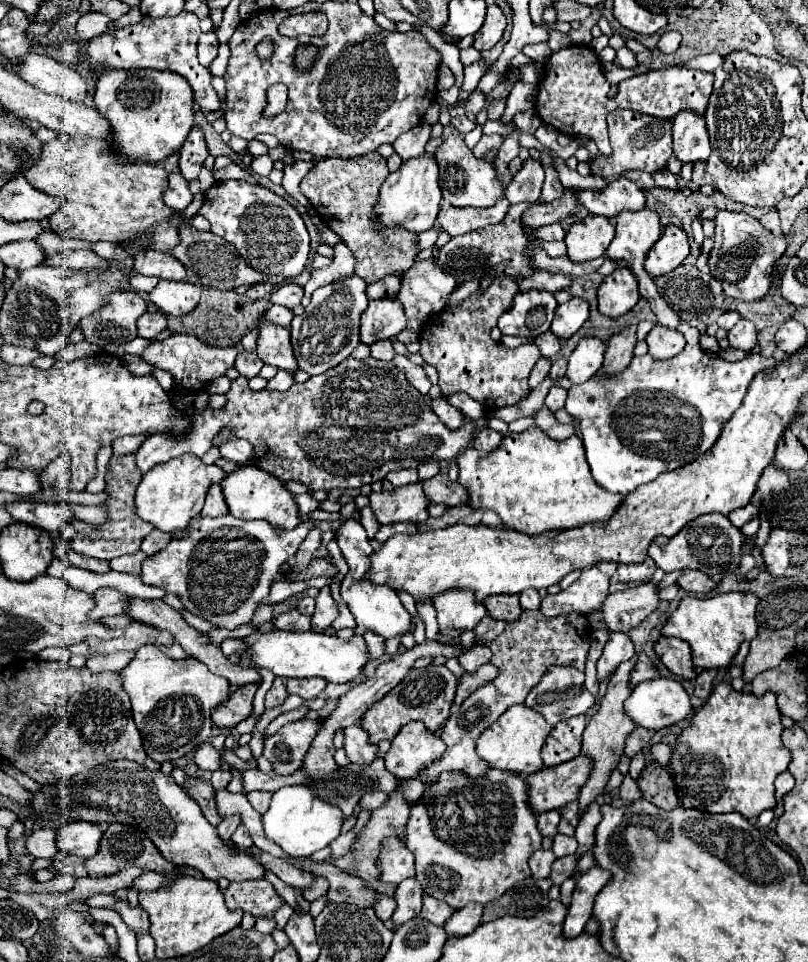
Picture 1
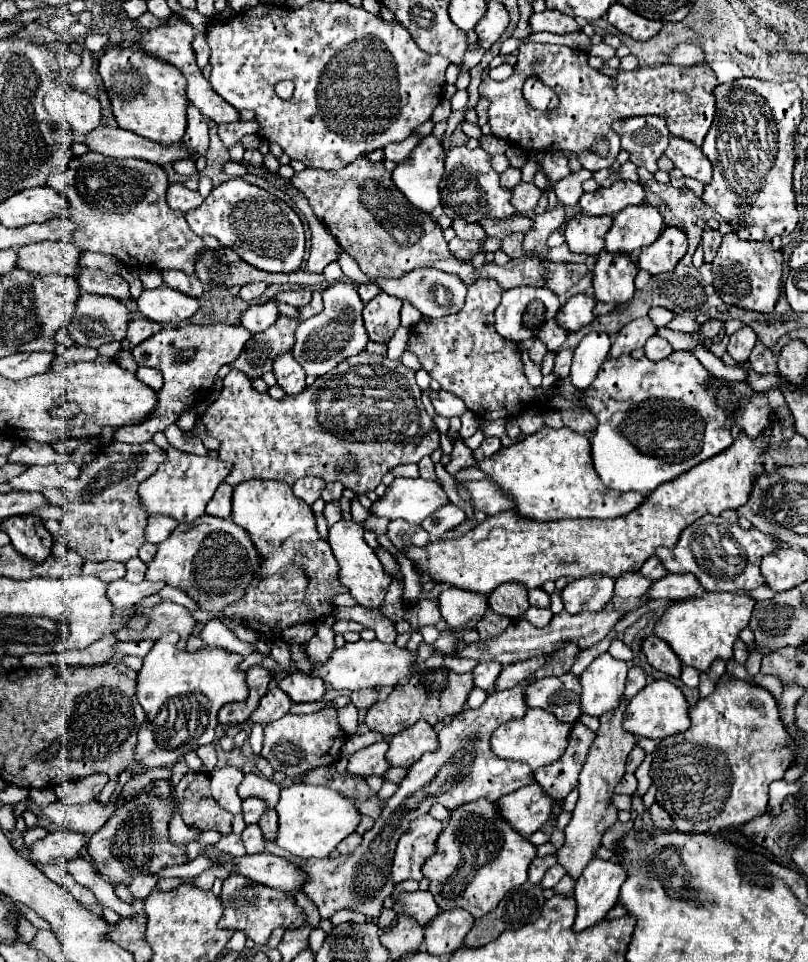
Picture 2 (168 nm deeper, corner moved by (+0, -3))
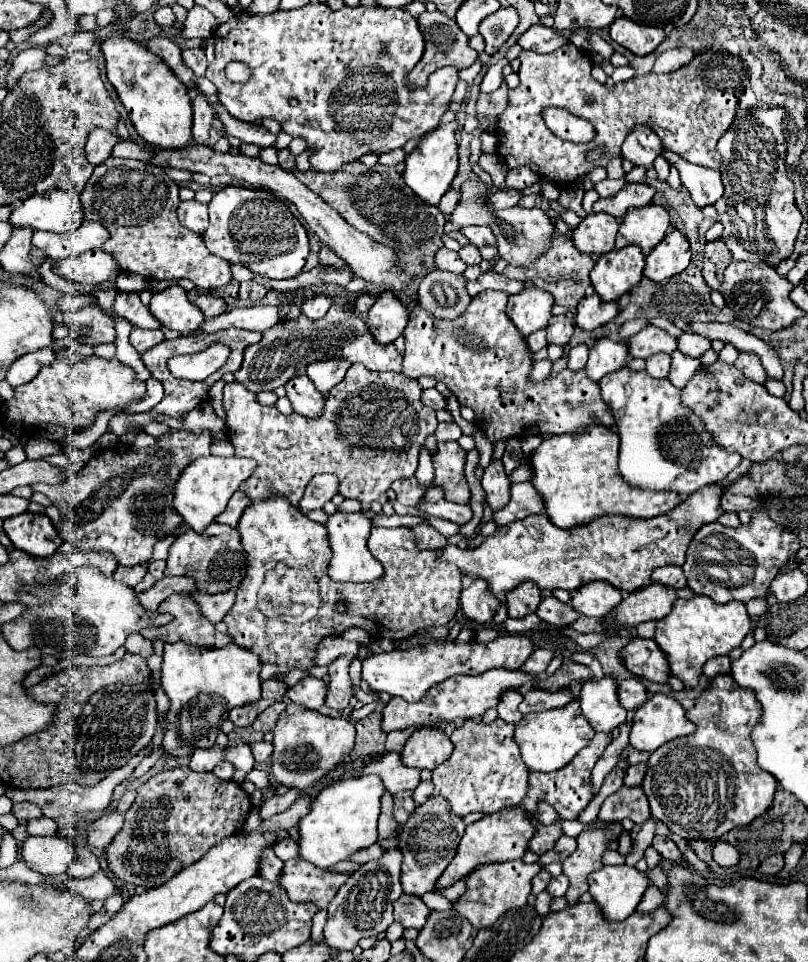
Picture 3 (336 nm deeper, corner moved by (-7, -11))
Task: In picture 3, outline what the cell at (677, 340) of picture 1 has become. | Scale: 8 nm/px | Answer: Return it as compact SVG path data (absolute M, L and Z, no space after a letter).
M656 353L652 357L646 359L646 367L644 367L650 377L656 377L656 379L664 379L668 375L668 369L670 369L670 355L666 353Z

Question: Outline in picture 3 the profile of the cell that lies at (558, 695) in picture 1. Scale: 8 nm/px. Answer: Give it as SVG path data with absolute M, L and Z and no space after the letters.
M530 689L524 693L524 699L520 703L520 711L526 713L534 713L534 711L546 711L546 709L556 709L556 707L564 707L564 703L572 701L572 693L570 689L564 691L540 691L540 689Z

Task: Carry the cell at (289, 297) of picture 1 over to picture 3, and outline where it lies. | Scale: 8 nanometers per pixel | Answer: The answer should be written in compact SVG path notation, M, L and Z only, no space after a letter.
M318 295L314 299L308 299L304 305L302 305L302 313L308 317L308 319L320 319L326 315L326 311L330 309L332 305L332 299L326 297L326 295Z

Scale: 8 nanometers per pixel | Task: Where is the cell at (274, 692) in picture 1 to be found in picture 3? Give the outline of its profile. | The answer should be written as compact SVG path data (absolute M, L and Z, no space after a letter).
M280 701L280 703L274 703L274 705L270 705L268 709L264 709L260 715L258 715L258 719L254 721L254 731L262 731L262 733L266 733L266 731L270 731L274 725L276 725L276 721L278 721L278 717L280 717L280 713L286 709L286 703L284 701Z

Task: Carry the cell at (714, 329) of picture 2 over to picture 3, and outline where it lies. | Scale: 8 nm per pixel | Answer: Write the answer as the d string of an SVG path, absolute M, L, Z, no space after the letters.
M682 333L678 337L678 349L688 357L700 357L710 349L710 341L706 337L692 337L690 333Z

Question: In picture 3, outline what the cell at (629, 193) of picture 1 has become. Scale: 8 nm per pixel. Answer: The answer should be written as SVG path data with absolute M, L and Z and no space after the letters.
M626 183L614 197L606 197L606 199L598 199L594 203L594 213L608 213L614 217L624 217L624 213L630 207L644 207L652 201L654 197L654 187L646 185L646 183Z

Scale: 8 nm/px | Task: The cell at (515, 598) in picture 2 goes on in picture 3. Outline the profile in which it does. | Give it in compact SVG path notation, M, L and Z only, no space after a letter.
M532 581L520 583L516 589L512 589L508 595L508 615L510 617L524 617L528 613L534 613L540 603L540 589L532 585Z

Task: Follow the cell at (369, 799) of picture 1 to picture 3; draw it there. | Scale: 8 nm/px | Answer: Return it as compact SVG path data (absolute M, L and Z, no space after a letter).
M386 791L381 799L381 814L378 819L379 839L396 837L399 834L399 825L392 817L392 795Z

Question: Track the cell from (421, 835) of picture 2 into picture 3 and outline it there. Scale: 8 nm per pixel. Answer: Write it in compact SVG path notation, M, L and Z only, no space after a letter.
M440 795L430 797L424 805L418 805L418 809L414 809L414 813L408 817L408 821L404 823L398 835L400 851L404 855L402 877L400 877L404 893L422 897L424 893L434 889L434 883L438 881L442 871L448 867L448 863L456 855L458 843L464 835L464 827L466 825L462 817L454 815L450 809L450 803Z

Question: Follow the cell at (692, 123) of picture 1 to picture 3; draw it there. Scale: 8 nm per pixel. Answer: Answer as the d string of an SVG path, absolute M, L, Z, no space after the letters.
M666 149L662 151L661 155L680 171L682 185L690 191L692 201L698 207L714 205L720 199L720 195L724 193L724 185L720 181L718 169L706 169L700 165L692 165L688 161L684 161L682 157L676 157L676 153L666 151Z

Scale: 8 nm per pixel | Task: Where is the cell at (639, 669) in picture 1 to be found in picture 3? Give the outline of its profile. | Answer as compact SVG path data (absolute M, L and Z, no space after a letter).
M629 678L618 683L618 697L624 709L638 709L646 701L646 689L638 678Z

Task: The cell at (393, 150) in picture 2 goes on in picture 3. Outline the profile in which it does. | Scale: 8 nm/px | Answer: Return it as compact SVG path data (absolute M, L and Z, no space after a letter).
M396 149L396 151L390 151L390 153L384 153L378 157L378 163L380 165L396 165L396 163L402 163L406 159L406 153L402 149Z

